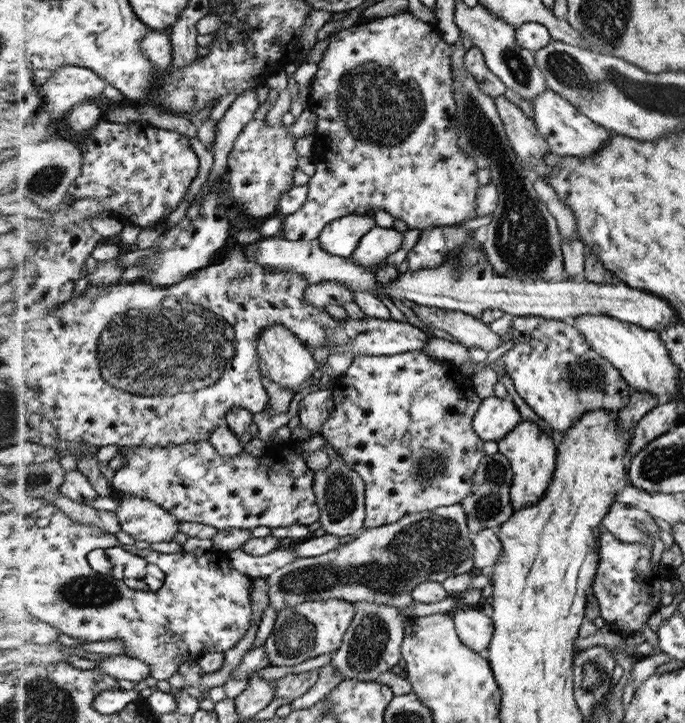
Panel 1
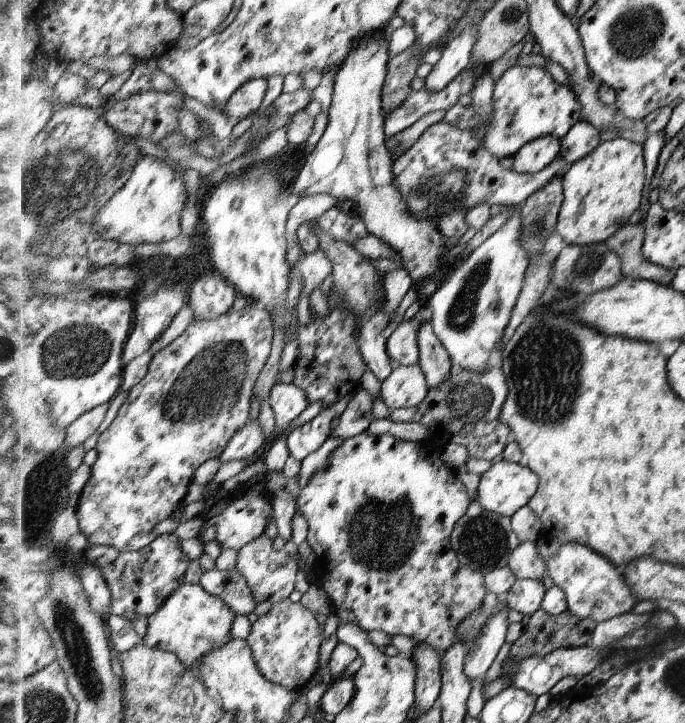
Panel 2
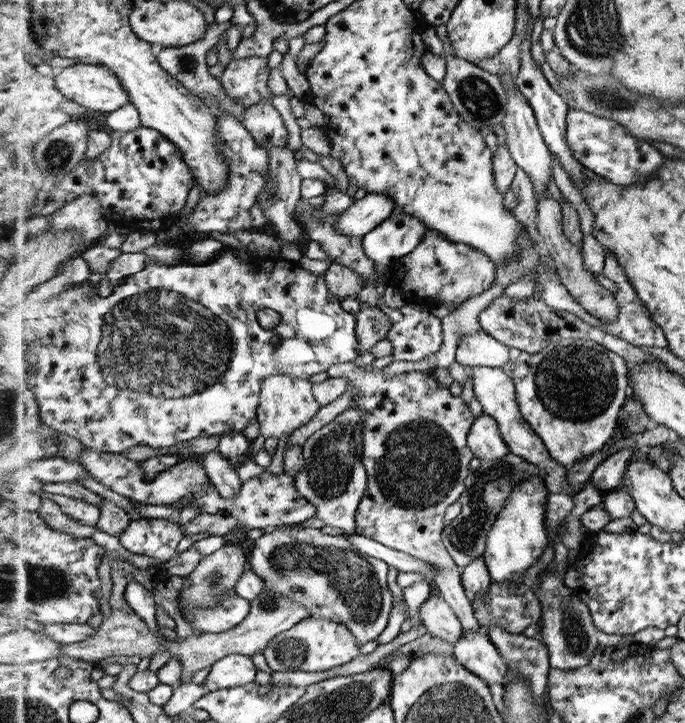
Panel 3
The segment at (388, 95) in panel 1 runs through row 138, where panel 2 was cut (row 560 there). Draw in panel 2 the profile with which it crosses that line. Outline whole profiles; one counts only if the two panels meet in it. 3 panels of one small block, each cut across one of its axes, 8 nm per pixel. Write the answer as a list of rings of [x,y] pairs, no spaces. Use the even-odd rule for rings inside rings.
[[[365,432],[345,440],[340,447],[329,454],[328,463],[324,469],[318,470],[310,476],[308,483],[300,491],[296,508],[306,518],[309,526],[306,541],[315,554],[313,564],[316,582],[326,590],[332,600],[336,610],[335,614],[344,621],[356,622],[365,631],[384,630],[390,637],[395,634],[405,634],[414,638],[418,643],[428,643],[441,655],[448,651],[455,642],[456,634],[454,632],[456,632],[458,624],[470,616],[474,610],[480,610],[488,588],[485,587],[485,575],[462,566],[458,562],[456,551],[451,547],[450,541],[454,525],[466,514],[470,506],[470,498],[468,498],[464,484],[458,480],[456,472],[452,470],[452,466],[446,466],[440,456],[441,450],[436,450],[437,446],[432,446],[432,442],[433,439],[426,439],[424,442],[401,441],[390,433],[374,437],[368,436]]]

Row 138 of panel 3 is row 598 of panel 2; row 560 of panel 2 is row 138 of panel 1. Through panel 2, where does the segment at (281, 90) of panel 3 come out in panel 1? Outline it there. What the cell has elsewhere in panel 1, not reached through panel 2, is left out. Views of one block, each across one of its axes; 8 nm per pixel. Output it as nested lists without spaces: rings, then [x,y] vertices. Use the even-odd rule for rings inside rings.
[[[254,119],[246,125],[229,158],[229,179],[235,197],[243,204],[246,214],[268,219],[278,213],[279,200],[292,186],[294,169],[297,167],[296,141],[297,138],[289,133],[284,124],[271,126],[265,120]]]

